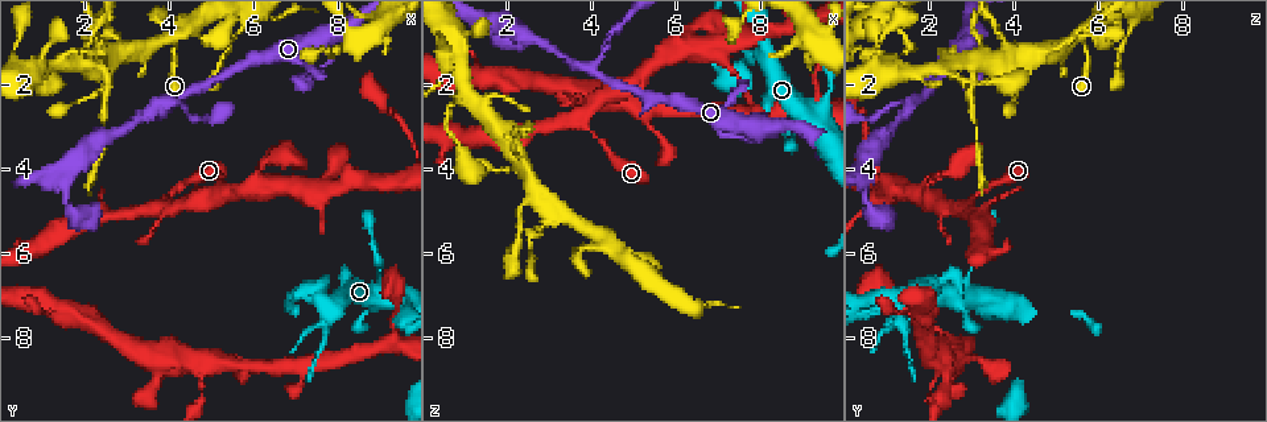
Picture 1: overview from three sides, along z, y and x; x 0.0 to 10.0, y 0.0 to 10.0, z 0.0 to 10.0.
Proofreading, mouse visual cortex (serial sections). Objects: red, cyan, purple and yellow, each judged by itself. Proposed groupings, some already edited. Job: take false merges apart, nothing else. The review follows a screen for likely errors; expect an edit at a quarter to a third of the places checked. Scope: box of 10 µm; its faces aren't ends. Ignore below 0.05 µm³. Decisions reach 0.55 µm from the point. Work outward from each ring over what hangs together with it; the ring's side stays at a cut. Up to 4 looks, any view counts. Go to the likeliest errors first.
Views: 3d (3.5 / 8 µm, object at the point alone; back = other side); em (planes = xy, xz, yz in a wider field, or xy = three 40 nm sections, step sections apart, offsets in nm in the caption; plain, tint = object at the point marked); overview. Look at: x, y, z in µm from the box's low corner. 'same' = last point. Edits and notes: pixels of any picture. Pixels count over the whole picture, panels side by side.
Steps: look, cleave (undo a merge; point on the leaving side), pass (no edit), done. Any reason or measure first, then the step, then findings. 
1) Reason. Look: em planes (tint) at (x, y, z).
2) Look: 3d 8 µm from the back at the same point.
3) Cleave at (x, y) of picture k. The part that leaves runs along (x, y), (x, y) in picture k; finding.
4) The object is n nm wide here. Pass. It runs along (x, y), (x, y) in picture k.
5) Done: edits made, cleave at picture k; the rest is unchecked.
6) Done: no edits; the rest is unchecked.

Three-way junction. Look: 3d 8 µm at (2.15, 1.50, 3.05).

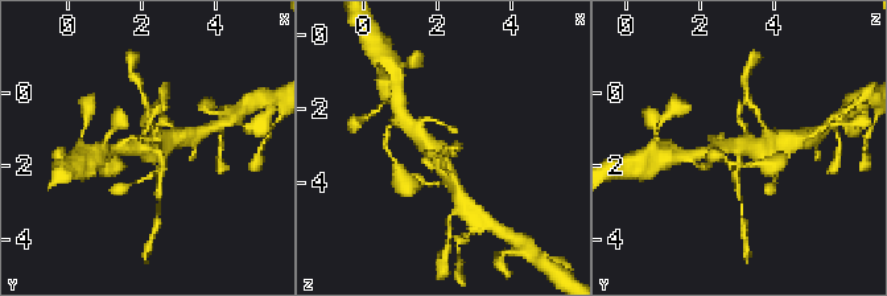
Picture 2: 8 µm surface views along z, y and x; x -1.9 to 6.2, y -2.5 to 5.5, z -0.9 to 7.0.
Need the tissue. Look: em xy step 2 (tint) at the same point.

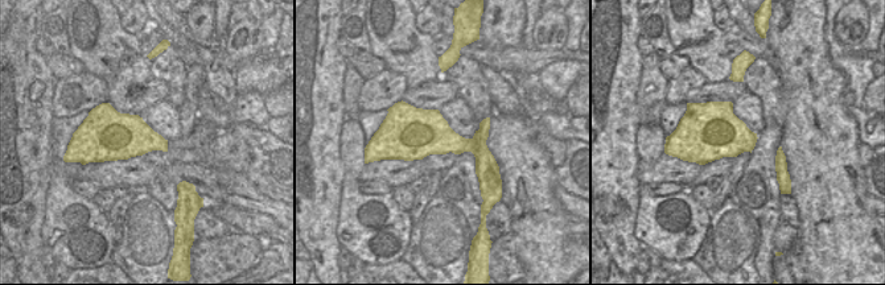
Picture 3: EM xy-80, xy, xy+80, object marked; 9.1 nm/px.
Cleave at (735, 176) of picture 2. The part that leaves runs along (160, 152), (160, 206) in picture 2; a second cell is stuck on.

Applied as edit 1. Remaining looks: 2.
A narrow waist. Look: 3d 8 µm at (7.60, 1.55, 3.35).

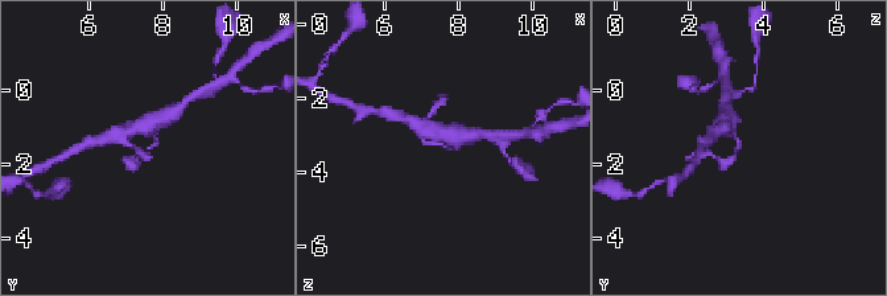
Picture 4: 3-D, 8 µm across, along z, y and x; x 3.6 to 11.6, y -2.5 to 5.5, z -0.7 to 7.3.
Look: em planes (tint) at the same point.

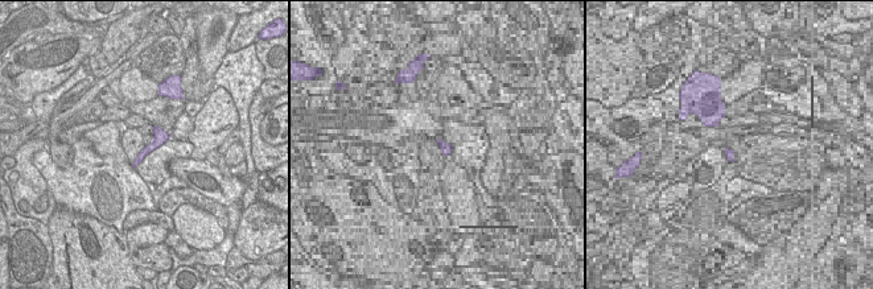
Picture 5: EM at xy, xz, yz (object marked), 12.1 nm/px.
Pass. It runs along (143, 127), (155, 144), (123, 156) in picture 4; all the same cell.

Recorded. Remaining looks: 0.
Done: edits made, cleave at picture 2; the rest is unchecked.

